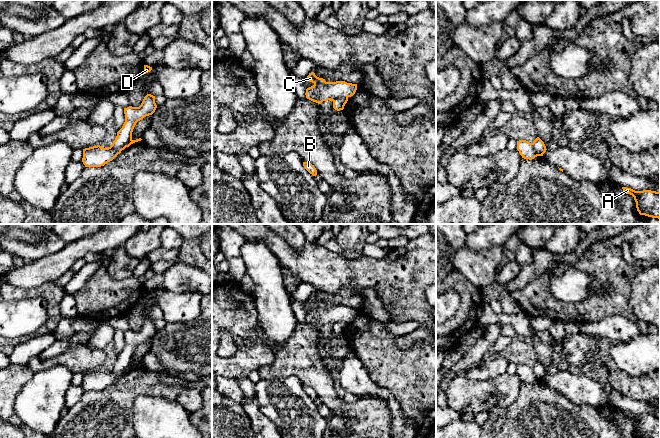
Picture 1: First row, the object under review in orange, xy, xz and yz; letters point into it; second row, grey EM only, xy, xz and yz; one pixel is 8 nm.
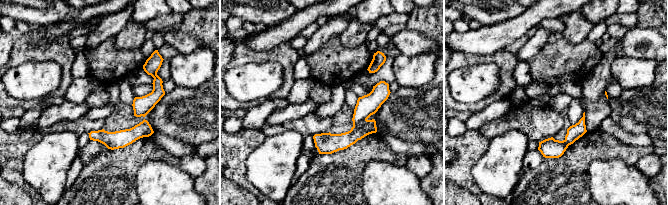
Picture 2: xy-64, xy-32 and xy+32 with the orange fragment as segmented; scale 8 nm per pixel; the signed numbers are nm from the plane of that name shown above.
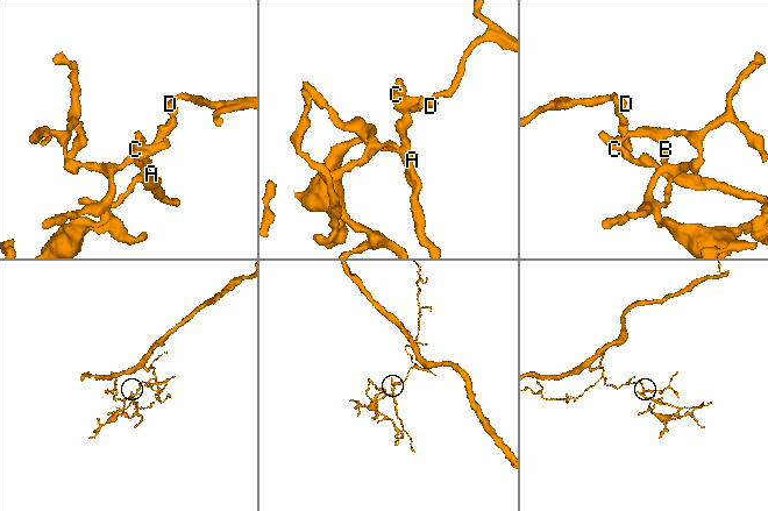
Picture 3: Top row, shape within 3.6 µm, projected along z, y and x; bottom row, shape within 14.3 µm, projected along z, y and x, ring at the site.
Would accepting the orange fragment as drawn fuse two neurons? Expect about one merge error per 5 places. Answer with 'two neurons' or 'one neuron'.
two neurons

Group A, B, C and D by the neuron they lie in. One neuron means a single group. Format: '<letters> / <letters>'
A B C / D

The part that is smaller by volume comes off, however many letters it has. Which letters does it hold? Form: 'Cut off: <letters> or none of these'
Cut off: A, B, C

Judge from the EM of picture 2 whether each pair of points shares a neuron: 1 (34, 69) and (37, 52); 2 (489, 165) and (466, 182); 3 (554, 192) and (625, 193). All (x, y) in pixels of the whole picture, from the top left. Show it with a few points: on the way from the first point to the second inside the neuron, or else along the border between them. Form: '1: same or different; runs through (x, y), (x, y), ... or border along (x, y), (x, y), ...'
1: different; border along (58, 63), (52, 61), (27, 61), (12, 67)
2: different; border along (482, 155), (471, 176), (488, 194)
3: different; border along (587, 170), (587, 187), (591, 194)

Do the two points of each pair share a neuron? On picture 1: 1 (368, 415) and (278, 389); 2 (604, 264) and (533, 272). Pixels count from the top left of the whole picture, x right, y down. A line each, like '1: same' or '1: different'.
1: different
2: different

